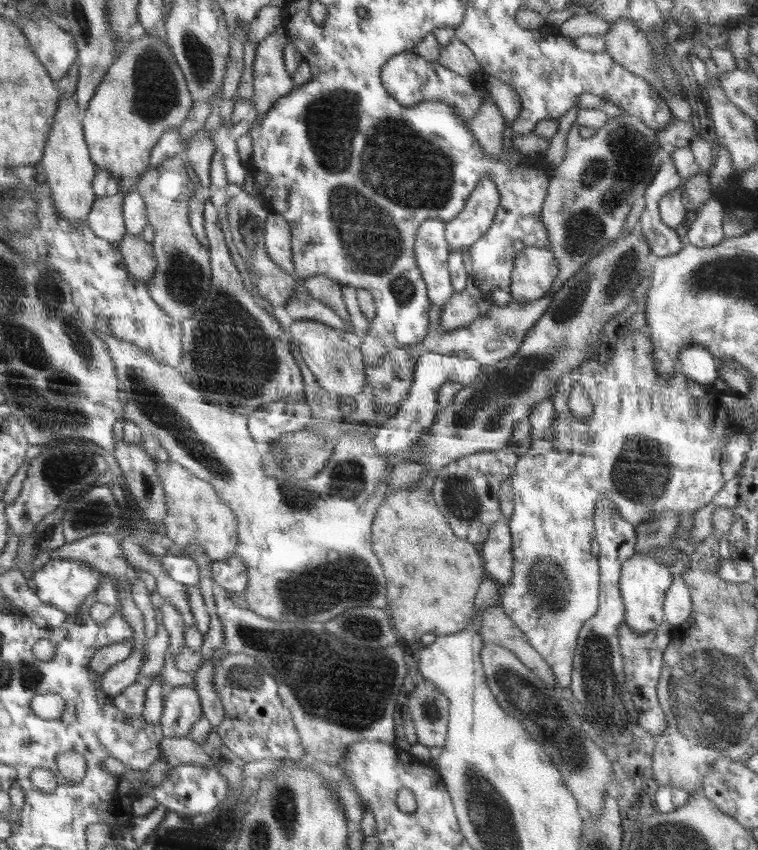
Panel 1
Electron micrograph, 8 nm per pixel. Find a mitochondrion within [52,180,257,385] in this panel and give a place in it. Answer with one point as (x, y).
(183, 282)

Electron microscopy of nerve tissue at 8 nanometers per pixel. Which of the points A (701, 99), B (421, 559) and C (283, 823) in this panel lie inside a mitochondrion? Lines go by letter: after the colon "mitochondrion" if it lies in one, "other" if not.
A: other
B: other
C: mitochondrion

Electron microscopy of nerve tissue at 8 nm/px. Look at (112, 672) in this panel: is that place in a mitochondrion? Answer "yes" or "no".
no

